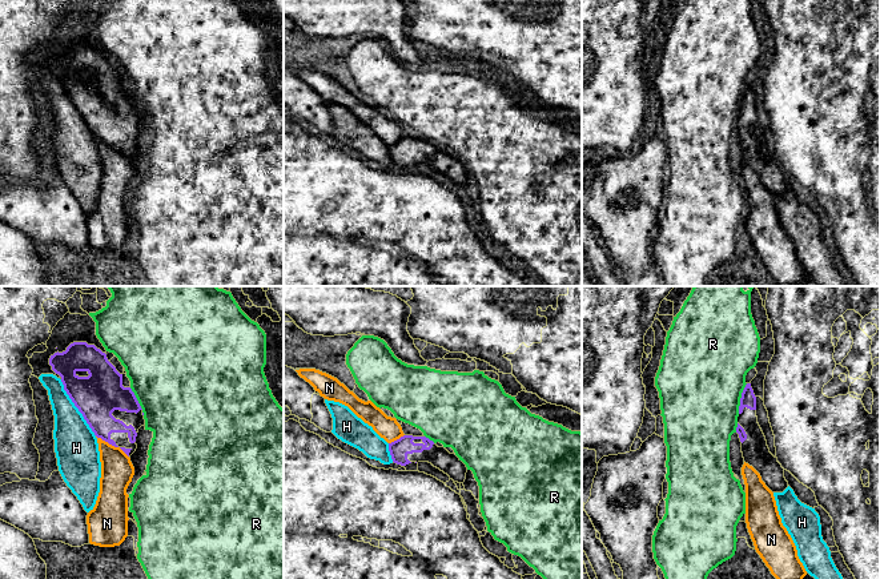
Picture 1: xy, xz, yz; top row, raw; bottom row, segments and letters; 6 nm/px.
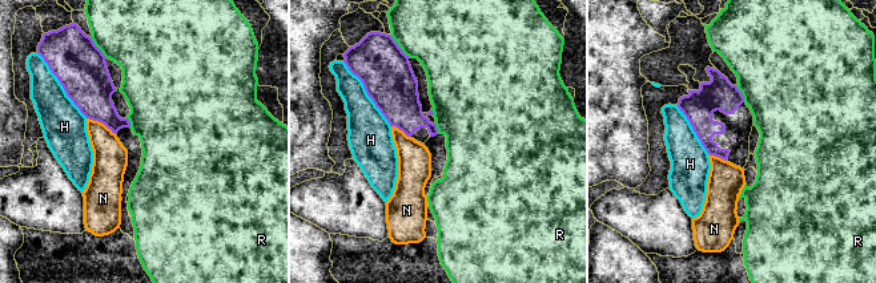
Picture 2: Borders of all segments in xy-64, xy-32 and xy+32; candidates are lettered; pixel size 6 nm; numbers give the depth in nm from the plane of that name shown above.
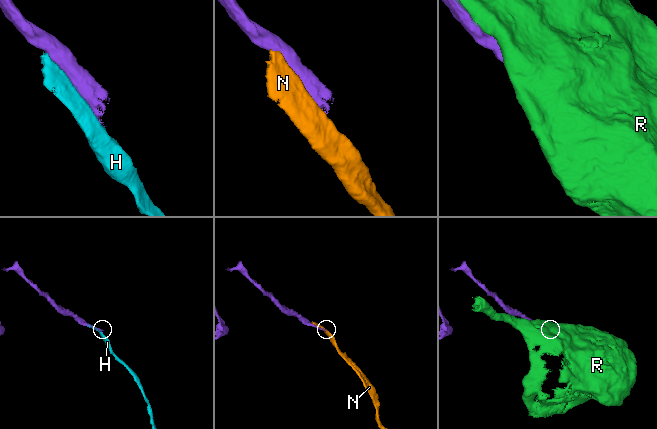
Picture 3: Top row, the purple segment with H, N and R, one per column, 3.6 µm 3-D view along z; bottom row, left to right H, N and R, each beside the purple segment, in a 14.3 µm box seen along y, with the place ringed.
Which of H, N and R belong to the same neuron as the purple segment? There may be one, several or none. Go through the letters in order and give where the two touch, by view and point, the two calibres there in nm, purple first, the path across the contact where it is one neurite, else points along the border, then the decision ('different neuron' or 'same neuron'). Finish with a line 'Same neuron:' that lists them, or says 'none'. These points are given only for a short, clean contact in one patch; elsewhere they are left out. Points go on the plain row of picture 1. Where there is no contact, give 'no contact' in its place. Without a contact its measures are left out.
H: xy (76, 108) | 280/260 nm | different neuron
N: xy (112, 147) | 190/190 nm | different neuron
R: yz (740, 100) | 90/500 nm | different neuron
Same neuron: none

